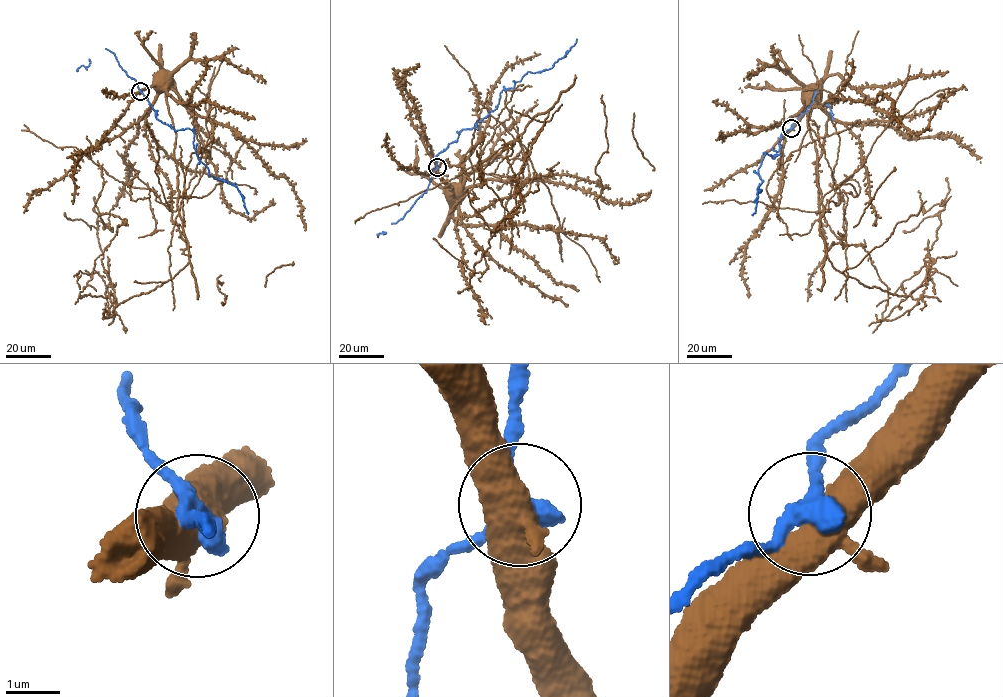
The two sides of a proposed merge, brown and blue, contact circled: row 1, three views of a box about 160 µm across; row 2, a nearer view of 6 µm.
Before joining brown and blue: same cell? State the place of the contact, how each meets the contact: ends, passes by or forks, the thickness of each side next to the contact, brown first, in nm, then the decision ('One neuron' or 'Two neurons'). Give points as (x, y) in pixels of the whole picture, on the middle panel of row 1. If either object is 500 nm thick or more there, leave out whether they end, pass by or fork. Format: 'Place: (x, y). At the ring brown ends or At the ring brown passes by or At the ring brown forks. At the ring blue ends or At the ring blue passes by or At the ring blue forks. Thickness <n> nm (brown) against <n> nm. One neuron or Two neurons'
Place: (437, 167). At the ring brown forks. At the ring blue passes by. Thickness 460 nm (brown) against 360 nm. Two neurons

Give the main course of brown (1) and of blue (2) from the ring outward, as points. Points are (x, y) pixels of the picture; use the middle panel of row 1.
1: (436, 166), (451, 189)
2: (437, 167), (437, 155), (496, 108), (503, 89), (528, 71), (552, 67), (577, 39)

